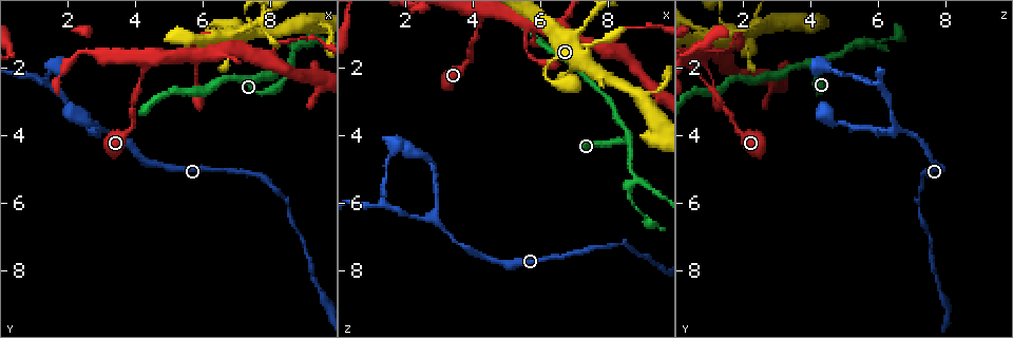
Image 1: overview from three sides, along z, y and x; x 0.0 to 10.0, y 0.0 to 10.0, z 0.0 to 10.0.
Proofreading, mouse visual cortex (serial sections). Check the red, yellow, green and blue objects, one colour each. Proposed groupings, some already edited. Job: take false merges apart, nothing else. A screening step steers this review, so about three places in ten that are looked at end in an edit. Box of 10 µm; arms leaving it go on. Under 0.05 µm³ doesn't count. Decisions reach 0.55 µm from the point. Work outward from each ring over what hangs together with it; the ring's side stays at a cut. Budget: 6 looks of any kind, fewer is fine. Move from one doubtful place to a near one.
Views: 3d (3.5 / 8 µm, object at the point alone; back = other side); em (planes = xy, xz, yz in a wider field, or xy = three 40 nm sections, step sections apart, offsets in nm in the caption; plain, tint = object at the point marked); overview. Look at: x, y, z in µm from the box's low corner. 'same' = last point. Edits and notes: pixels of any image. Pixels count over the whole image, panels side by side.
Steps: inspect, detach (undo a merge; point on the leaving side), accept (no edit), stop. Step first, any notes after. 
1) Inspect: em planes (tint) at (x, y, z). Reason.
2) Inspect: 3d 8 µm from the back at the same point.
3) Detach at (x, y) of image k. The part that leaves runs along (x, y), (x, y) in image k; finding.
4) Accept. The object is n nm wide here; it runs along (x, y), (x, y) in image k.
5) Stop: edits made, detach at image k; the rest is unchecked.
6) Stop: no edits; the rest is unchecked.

Inspect: 3d 3.5 µm at (8.85, 1.30, 5.35). Three arms meet.

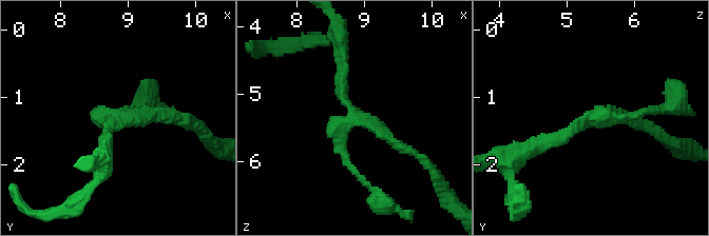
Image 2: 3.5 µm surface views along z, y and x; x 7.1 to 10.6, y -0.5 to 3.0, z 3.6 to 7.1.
Inspect: em xy step 3 (tint) at (8.90, 1.30, 5.30).

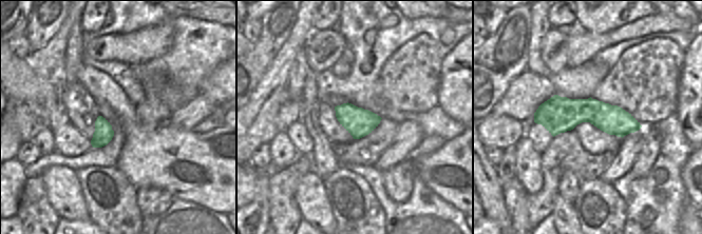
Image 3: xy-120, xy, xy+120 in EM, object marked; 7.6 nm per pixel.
Accept. The arms are 150, 200, 200 nm wide; it runs along (536, 115), (603, 115), (637, 127) in image 3; continuous, no second cell.

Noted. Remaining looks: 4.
Inspect: 3d 8 µm from the back at (7.90, 1.75, 1.50). Branch point.

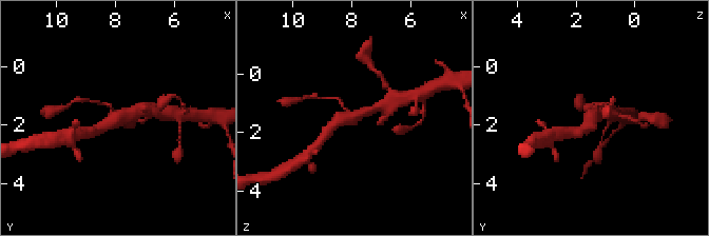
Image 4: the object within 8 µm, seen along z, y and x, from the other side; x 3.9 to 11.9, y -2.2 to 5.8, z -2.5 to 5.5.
Inspect: em xy step 3 (tint) at the same point. 3 arms meet here; the arms are 150, 300, 400 nm wide; shape alone is not enough.

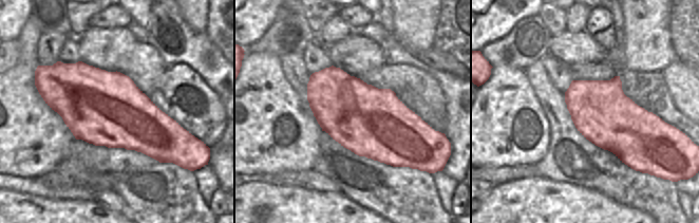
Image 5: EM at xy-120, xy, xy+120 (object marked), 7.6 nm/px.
Accept. The object is 550 nm wide here; it runs along (145, 109), (120, 115), (94, 131) in image 4; one cell here.

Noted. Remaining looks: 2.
Inspect: 3d 3.5 µm at (1.35, 2.55, 6.10). Arms part here.

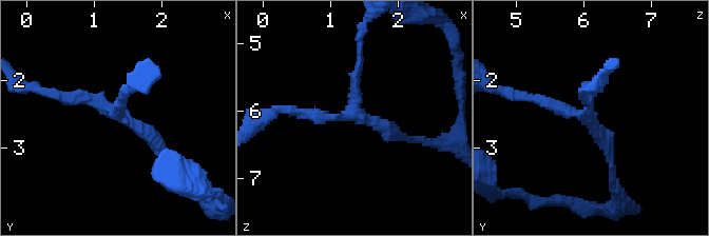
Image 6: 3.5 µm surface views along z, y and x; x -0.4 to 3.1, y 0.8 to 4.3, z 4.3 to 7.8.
Inspect: em xy step 3 (tint) at (1.40, 2.50, 6.10).

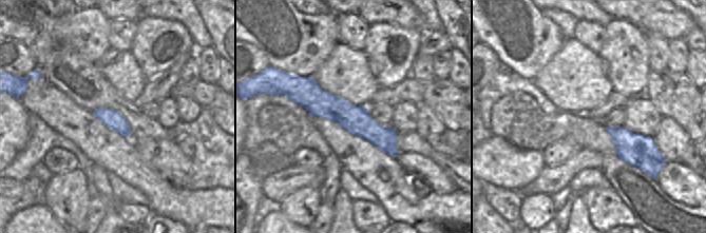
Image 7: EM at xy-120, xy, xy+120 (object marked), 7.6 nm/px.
Accept. All the same cell.

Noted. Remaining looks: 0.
Stop: no edits; the rest is unchecked.

